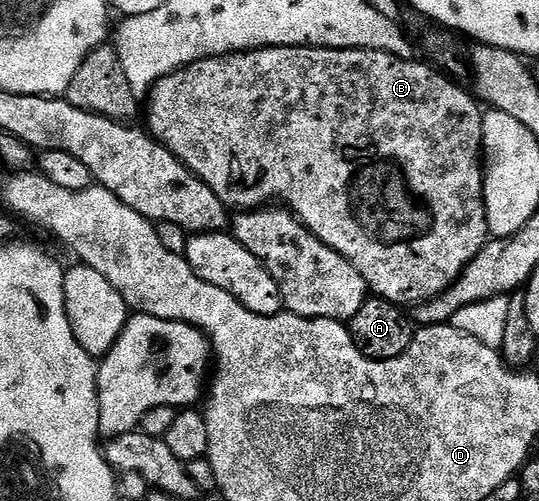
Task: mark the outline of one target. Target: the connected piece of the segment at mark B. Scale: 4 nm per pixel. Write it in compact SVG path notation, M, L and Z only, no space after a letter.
M253 48L250 52L230 52L226 56L211 56L205 60L187 64L185 68L179 68L177 72L171 72L168 76L162 77L152 87L151 93L146 100L146 103L148 103L148 124L146 123L146 128L155 140L163 144L165 148L170 149L196 177L202 182L206 182L206 186L210 186L210 190L214 190L214 194L218 194L220 201L229 209L251 210L253 208L263 208L269 202L282 202L283 207L287 208L290 212L295 212L297 218L318 239L326 242L326 246L338 250L338 254L342 254L342 258L346 258L354 266L354 270L358 270L358 274L362 274L362 278L368 284L369 293L373 297L388 300L392 304L401 306L424 304L427 300L434 299L435 296L441 296L457 280L462 274L462 270L466 270L468 263L488 243L490 233L488 231L488 219L486 218L486 206L484 205L485 169L482 167L482 149L484 147L484 143L482 142L482 122L484 121L484 112L478 103L477 97L469 89L468 93L466 89L459 88L456 85L459 83L455 79L449 78L443 71L433 67L431 63L428 63L429 65L419 64L418 60L416 58L403 60L397 56L391 56L388 52L379 52L373 48Z

